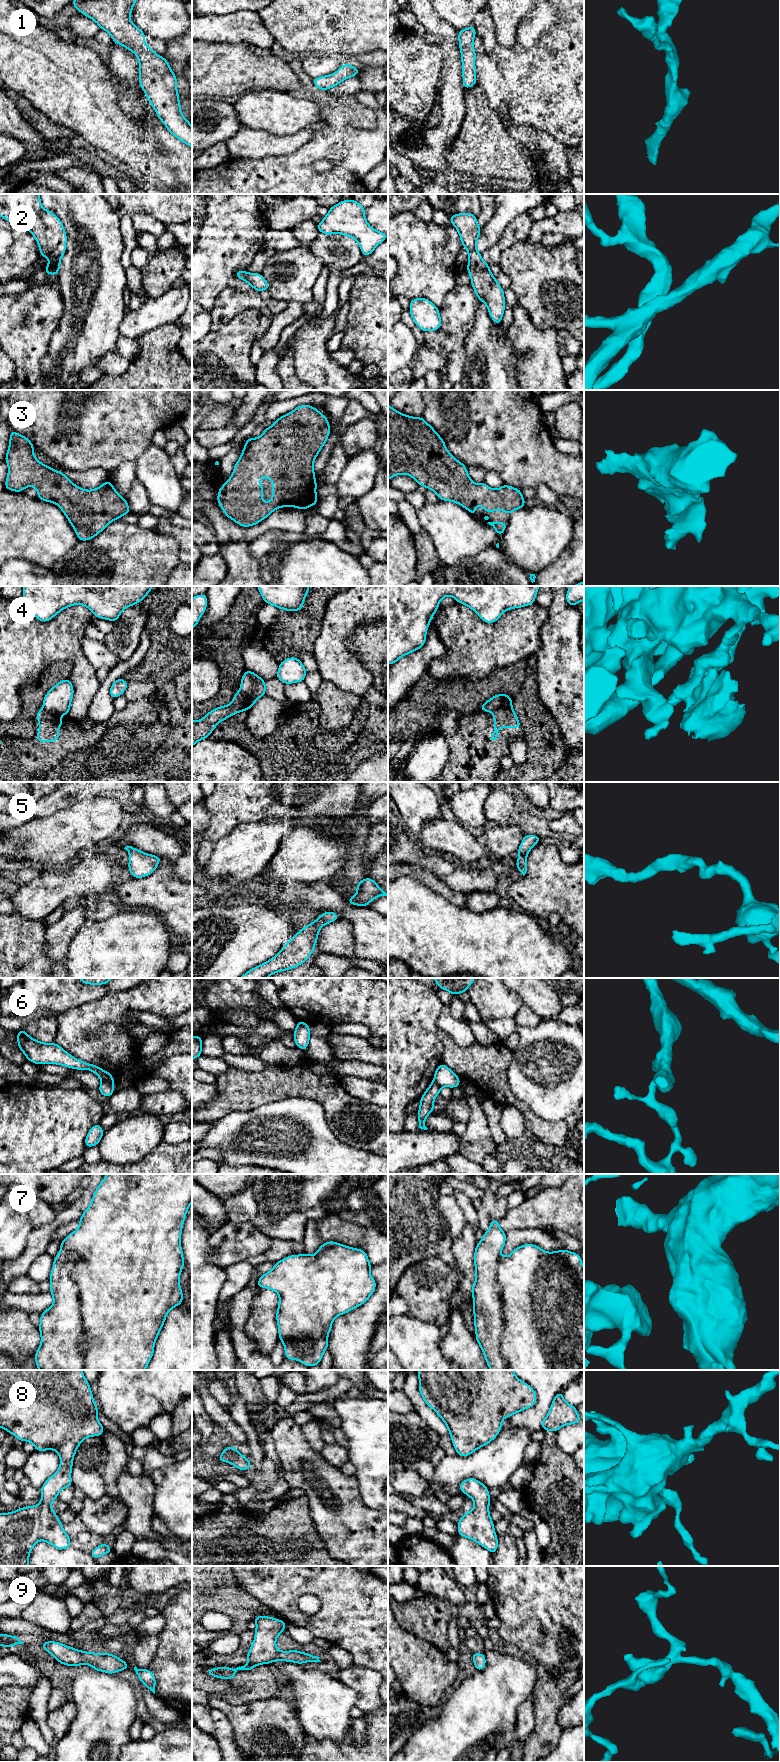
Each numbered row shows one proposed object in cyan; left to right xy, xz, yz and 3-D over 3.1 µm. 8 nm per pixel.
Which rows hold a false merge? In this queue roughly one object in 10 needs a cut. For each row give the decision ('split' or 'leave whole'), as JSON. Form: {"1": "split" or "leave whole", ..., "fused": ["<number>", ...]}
{"1": "leave whole", "2": "leave whole", "3": "leave whole", "4": "split", "5": "leave whole", "6": "split", "7": "leave whole", "8": "leave whole", "9": "leave whole", "fused": ["4", "6"]}

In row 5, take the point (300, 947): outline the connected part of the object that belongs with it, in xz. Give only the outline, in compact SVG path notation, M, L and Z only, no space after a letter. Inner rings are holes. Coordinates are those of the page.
M324 912L290 938L277 955L250 969L239 978L268 978L274 973L300 966L312 955L320 928L339 919L335 912Z

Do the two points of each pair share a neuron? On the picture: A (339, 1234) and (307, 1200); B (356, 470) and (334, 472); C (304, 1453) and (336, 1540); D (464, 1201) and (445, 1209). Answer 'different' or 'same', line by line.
A: different
B: different
C: same
D: different

